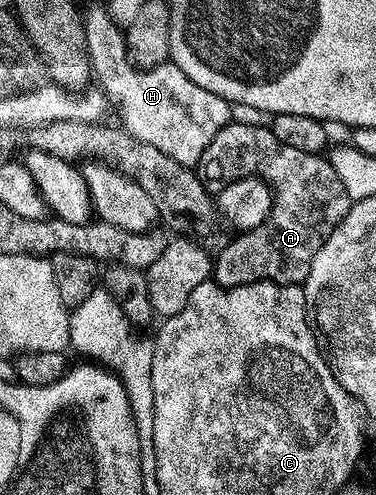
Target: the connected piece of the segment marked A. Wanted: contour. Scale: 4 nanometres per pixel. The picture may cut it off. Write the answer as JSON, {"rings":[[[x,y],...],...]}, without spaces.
{"rings":[[[232,120],[216,136],[200,156],[196,173],[204,182],[206,179],[219,182],[222,178],[231,178],[233,182],[240,178],[260,178],[272,191],[270,212],[259,226],[239,233],[212,262],[213,279],[220,286],[239,286],[245,282],[279,282],[281,286],[296,286],[305,283],[312,260],[316,256],[326,238],[334,231],[340,219],[350,211],[352,199],[340,184],[340,176],[336,176],[336,168],[332,168],[329,157],[312,152],[300,152],[300,148],[292,148],[280,141],[265,125],[249,126],[246,122]]]}

